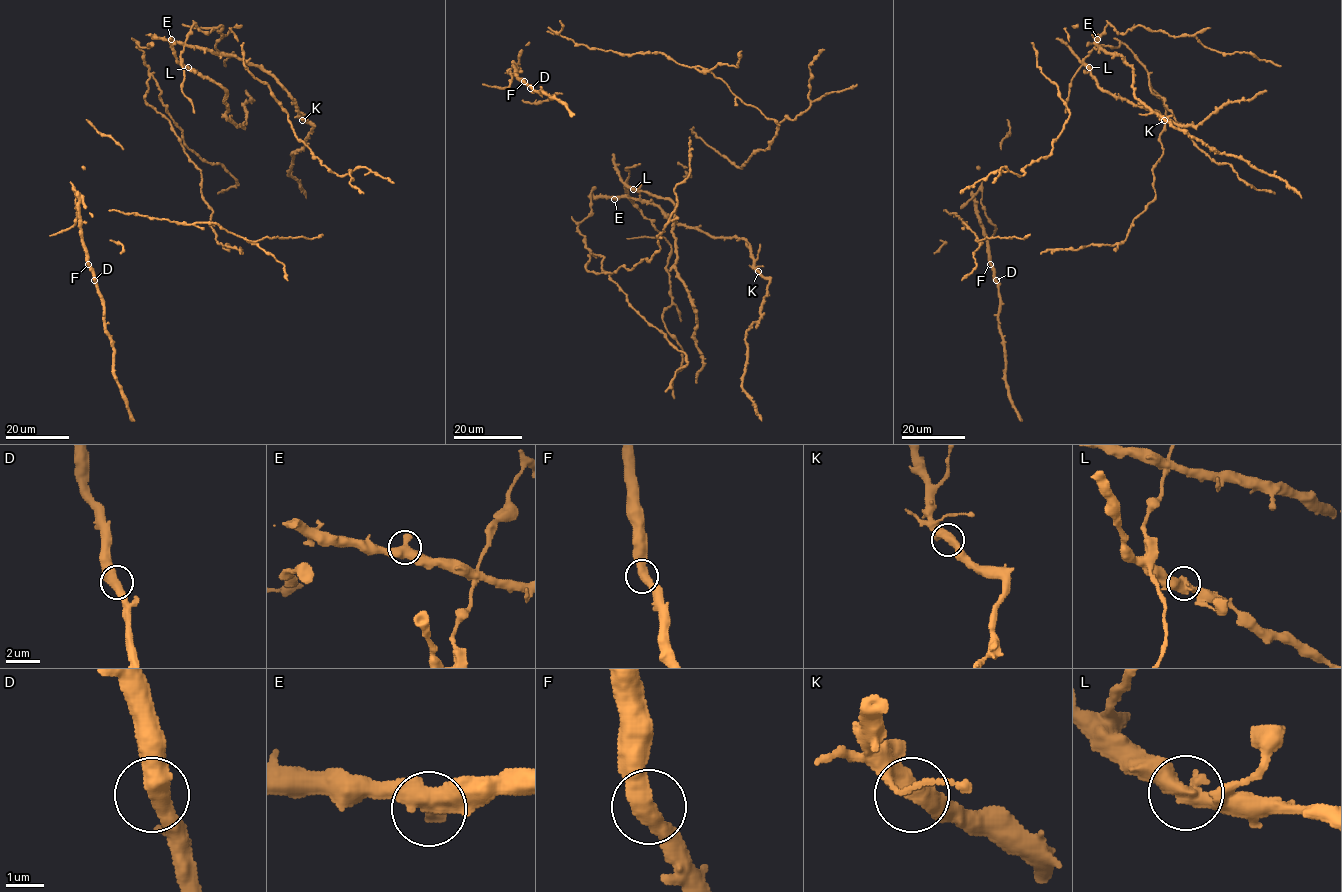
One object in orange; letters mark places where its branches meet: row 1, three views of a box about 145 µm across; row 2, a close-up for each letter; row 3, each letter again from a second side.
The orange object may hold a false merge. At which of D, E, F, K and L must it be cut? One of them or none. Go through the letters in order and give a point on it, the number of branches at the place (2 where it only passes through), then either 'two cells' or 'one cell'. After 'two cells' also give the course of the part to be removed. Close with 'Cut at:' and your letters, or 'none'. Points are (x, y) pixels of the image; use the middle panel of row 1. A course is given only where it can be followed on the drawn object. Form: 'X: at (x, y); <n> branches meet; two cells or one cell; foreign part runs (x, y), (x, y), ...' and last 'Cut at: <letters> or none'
D: at (530, 88); 2 branches meet; one cell
E: at (614, 199); 2 branches meet; one cell
F: at (524, 81); 2 branches meet; one cell
K: at (758, 271); 2 branches meet; one cell
L: at (633, 189); 2 branches meet; one cell
Cut at: none

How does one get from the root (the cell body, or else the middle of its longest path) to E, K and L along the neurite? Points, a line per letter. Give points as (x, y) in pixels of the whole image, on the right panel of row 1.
E: (1133, 220), (1155, 195), (1152, 168), (1163, 154), (1166, 107), (1134, 53), (1097, 39)
K: (1133, 220), (1155, 195), (1166, 107), (1125, 45), (1096, 38), (1132, 68), (1134, 95), (1164, 120)
L: (1133, 220), (1155, 195), (1166, 107), (1125, 45), (1096, 38), (1089, 67)

